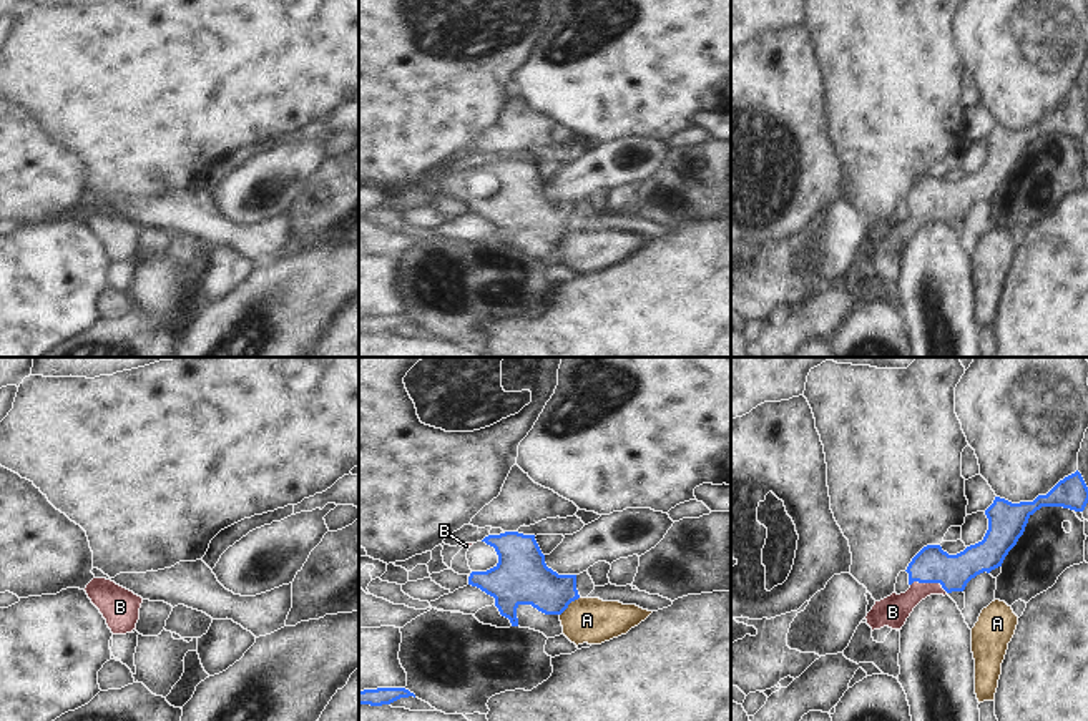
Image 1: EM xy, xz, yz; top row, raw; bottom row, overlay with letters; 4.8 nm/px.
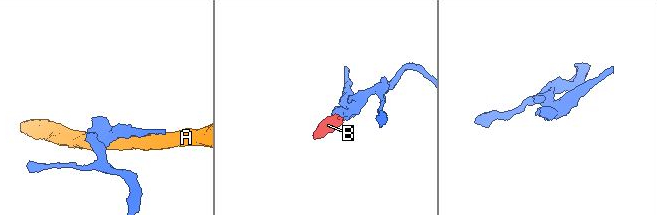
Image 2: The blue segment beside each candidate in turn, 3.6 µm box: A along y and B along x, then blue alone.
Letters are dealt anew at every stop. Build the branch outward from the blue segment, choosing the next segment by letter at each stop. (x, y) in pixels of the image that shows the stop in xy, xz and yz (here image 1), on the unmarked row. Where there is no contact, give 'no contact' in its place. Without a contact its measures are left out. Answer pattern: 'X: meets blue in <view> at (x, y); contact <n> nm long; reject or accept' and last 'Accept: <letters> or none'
A: meets blue in xz at (568, 231); contact 140 nm long; reject
B: meets blue in yz at (931, 210); contact 190 nm long; accept
Accept: B

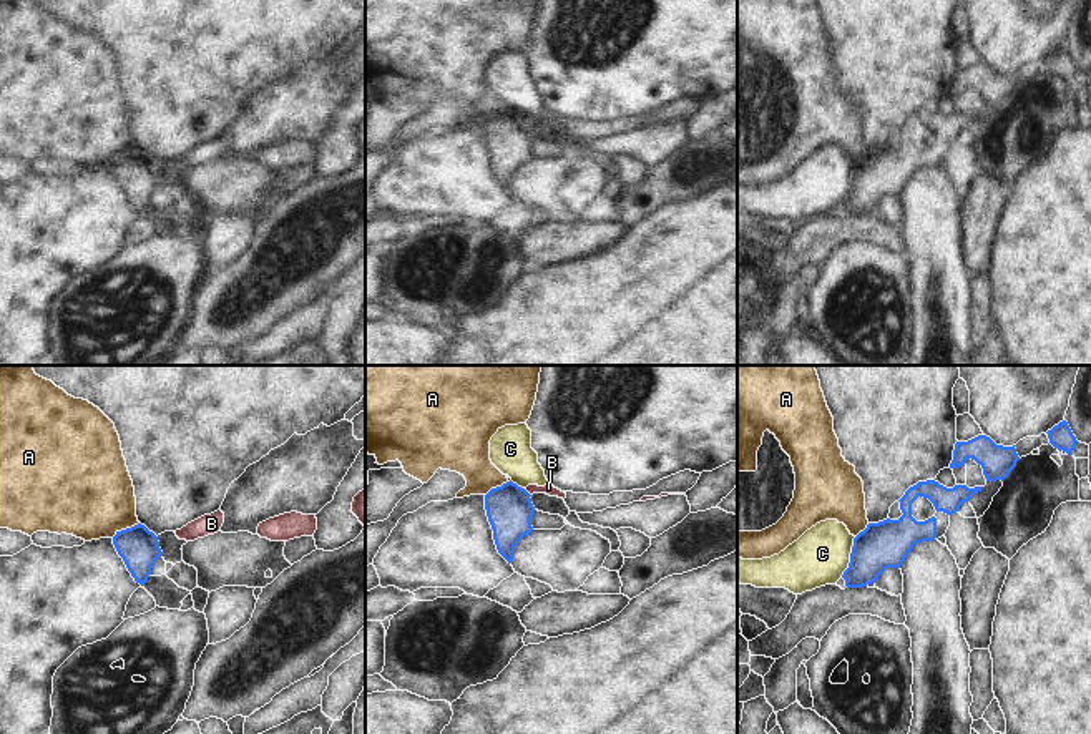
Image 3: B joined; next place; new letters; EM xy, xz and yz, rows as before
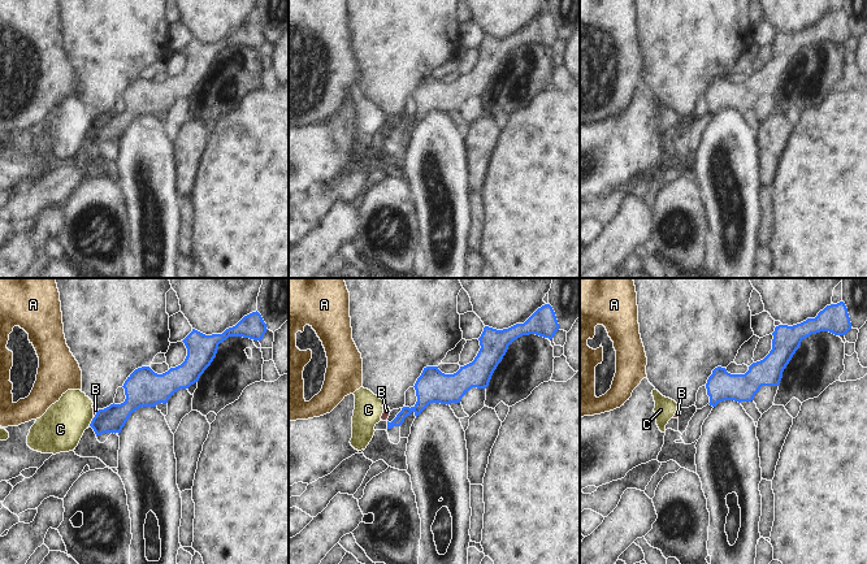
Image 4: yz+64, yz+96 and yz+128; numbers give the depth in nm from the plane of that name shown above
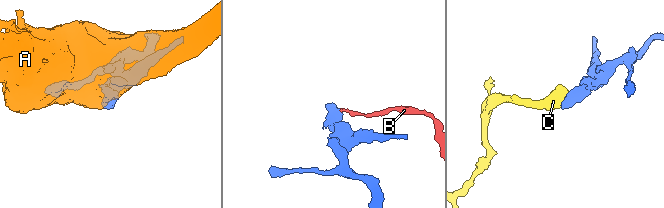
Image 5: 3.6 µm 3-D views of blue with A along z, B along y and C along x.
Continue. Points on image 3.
A: meets blue in xy at (127, 156); contact 150 nm long; reject
B: meets blue in xz at (525, 118); contact 50 nm long; reject
C: meets blue in yz at (851, 185); contact 220 nm long; reject
Accept: none

